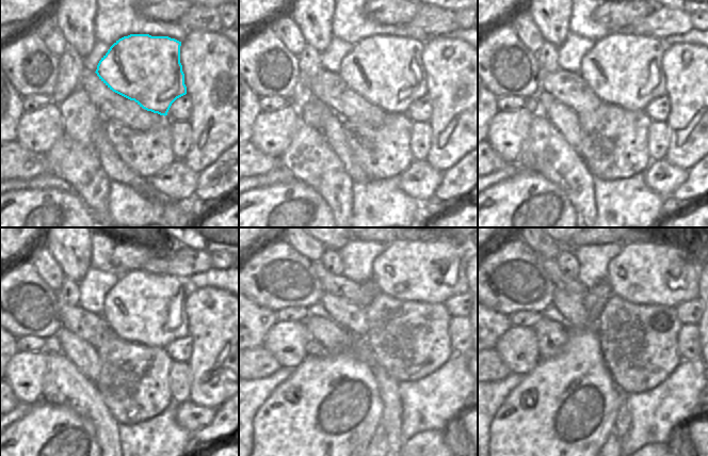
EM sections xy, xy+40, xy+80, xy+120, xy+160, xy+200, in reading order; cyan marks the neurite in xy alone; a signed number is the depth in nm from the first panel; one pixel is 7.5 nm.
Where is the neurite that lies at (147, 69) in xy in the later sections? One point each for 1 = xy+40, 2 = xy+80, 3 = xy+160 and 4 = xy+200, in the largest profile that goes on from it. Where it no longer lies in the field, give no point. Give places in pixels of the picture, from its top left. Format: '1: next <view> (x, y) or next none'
1: next xy+40 (387, 72)
2: next xy+80 (625, 69)
3: next xy+160 (428, 271)
4: next xy+200 (656, 272)

